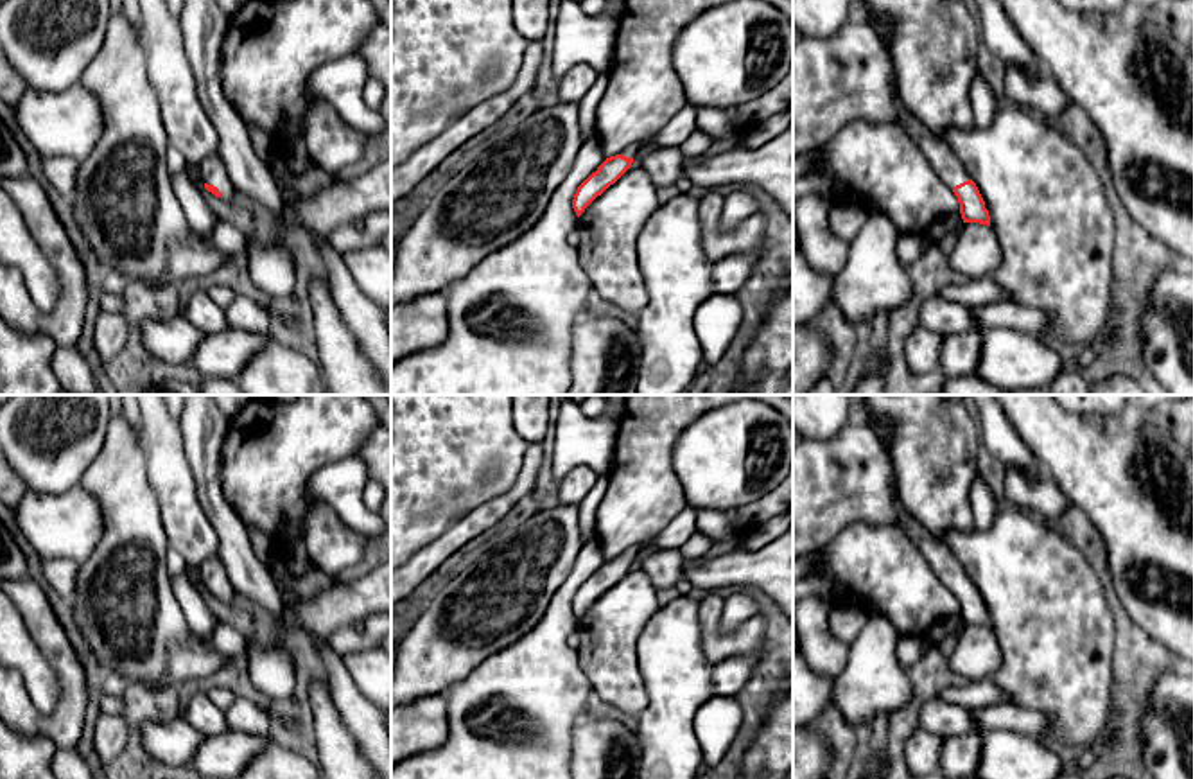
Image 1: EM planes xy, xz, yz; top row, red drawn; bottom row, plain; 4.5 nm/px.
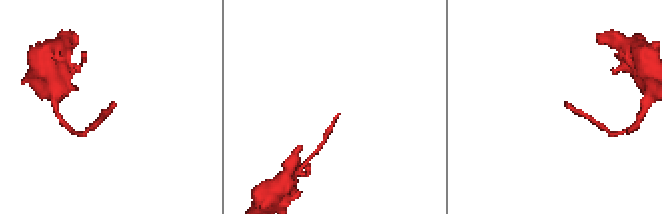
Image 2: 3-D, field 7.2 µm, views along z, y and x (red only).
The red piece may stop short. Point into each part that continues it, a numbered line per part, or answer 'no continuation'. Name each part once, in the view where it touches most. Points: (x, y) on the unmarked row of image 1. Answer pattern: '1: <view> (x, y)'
1: xy (212, 573)

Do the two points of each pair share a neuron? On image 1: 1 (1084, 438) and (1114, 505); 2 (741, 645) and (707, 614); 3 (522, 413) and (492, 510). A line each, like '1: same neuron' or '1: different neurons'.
1: same neuron
2: same neuron
3: different neurons

